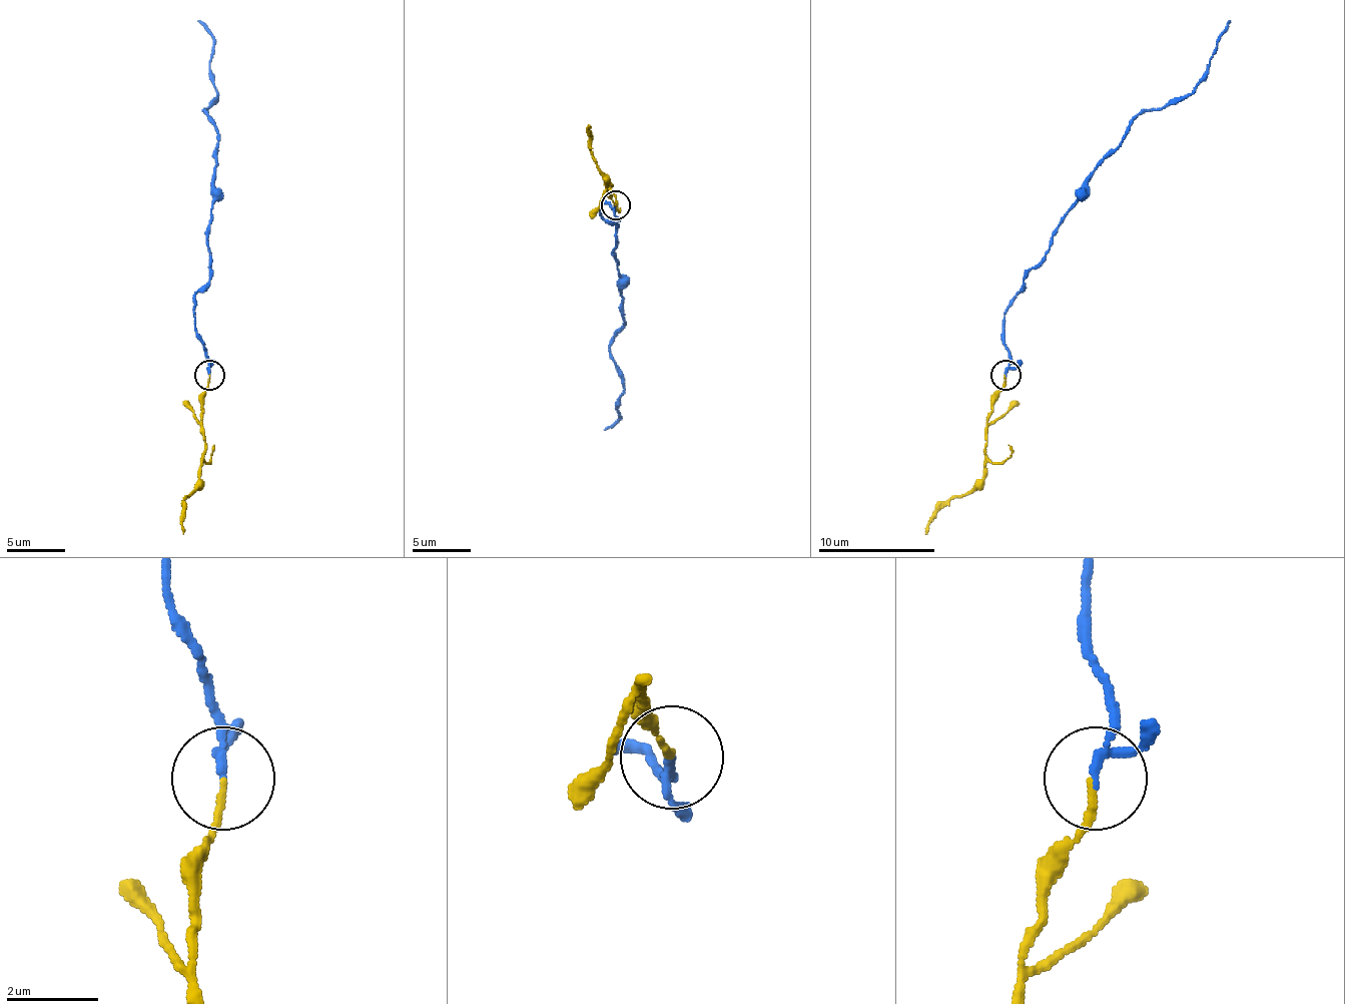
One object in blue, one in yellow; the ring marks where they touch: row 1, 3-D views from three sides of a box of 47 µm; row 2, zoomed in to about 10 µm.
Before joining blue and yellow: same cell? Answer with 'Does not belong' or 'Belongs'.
Belongs

